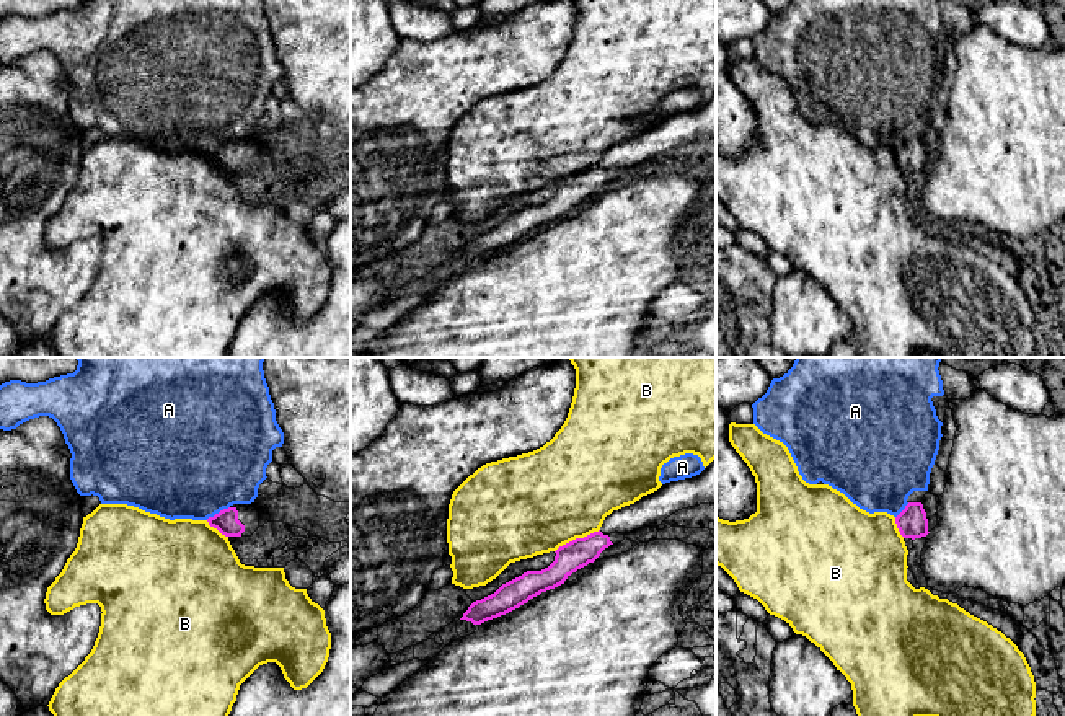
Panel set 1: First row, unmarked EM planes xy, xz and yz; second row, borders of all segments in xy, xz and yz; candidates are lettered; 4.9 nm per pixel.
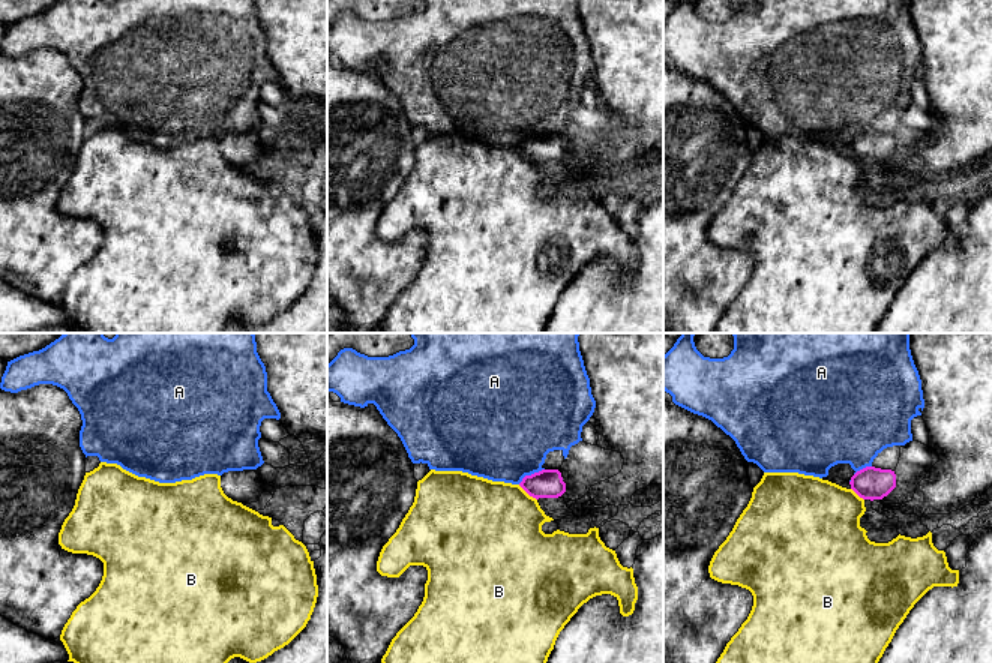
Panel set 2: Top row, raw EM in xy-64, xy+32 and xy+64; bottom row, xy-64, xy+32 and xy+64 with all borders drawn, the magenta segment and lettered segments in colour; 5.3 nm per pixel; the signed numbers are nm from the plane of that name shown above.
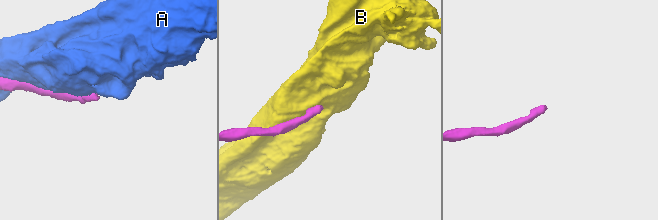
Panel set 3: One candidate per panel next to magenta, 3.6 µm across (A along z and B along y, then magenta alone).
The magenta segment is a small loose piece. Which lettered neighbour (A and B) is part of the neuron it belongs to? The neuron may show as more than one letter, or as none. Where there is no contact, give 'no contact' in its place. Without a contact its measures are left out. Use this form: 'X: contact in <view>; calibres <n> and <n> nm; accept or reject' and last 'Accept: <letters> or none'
A: contact in xy; calibres 120 and 480 nm; reject
B: contact in xz; calibres 140 and 480 nm; reject
Accept: none

